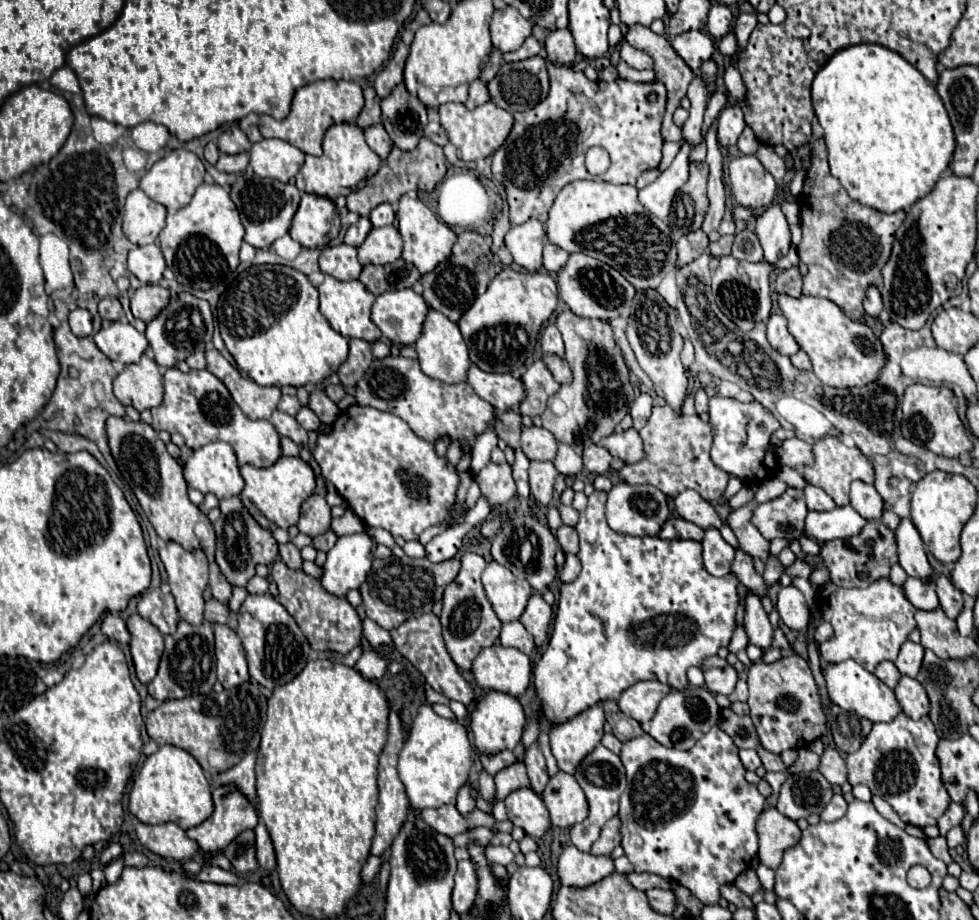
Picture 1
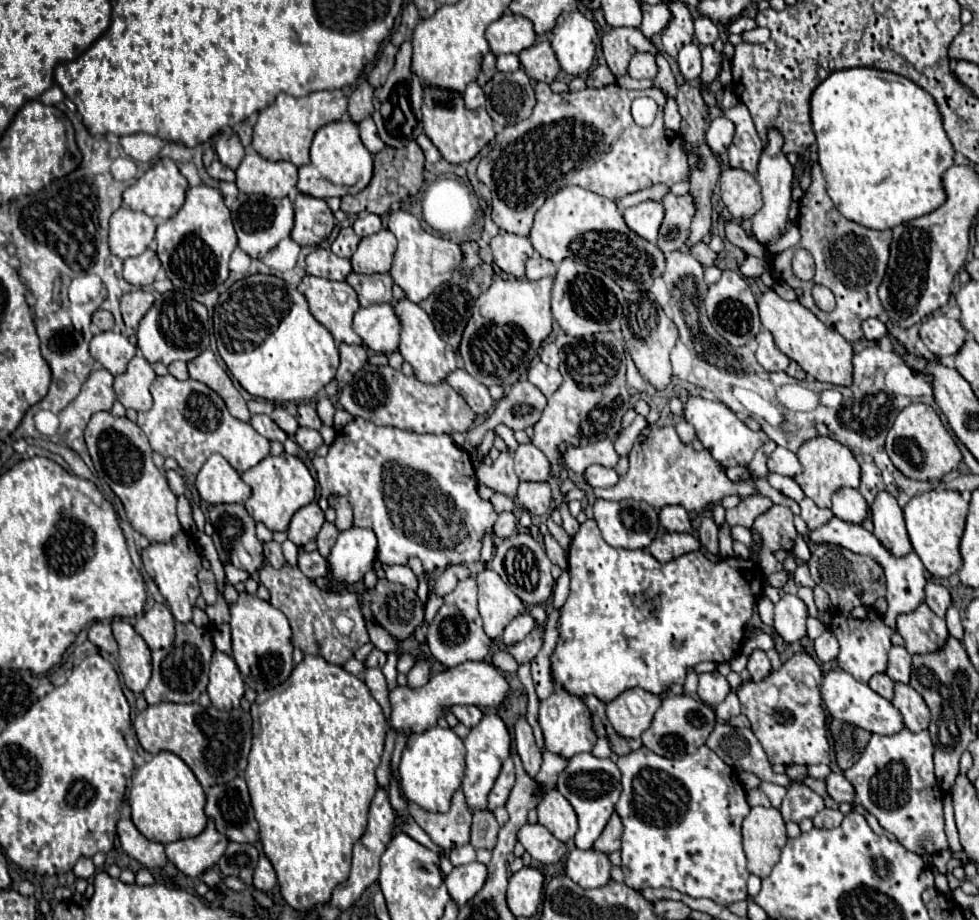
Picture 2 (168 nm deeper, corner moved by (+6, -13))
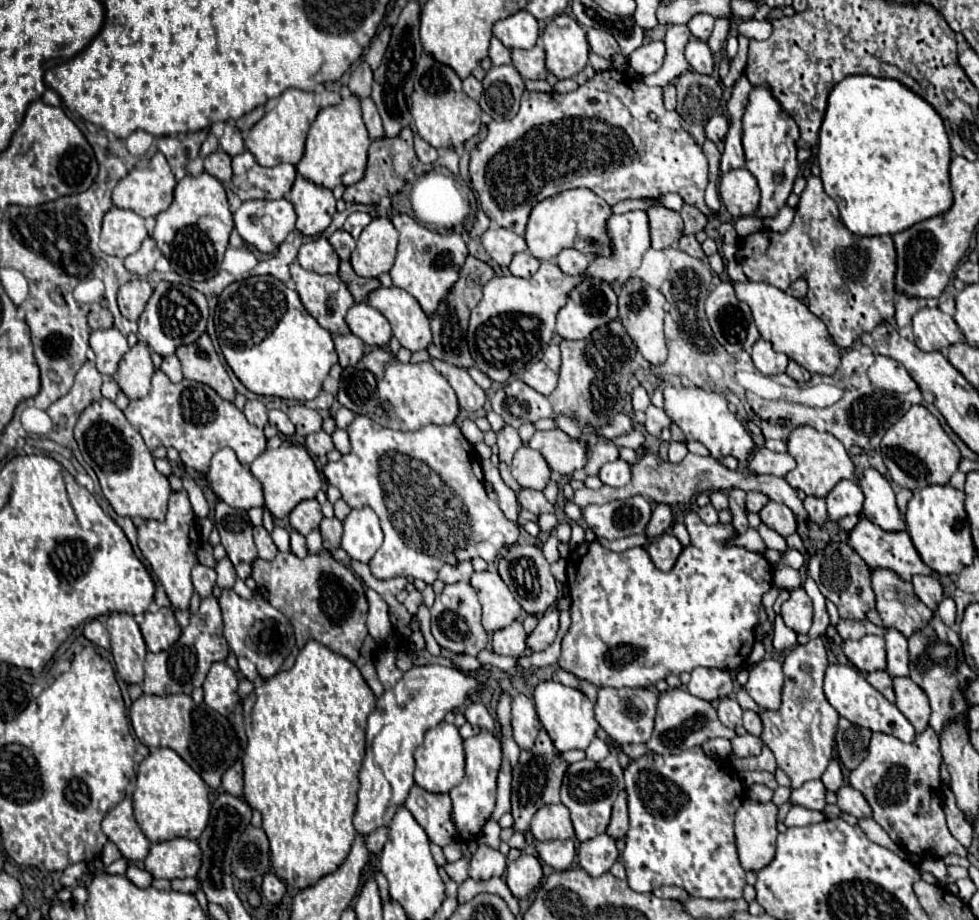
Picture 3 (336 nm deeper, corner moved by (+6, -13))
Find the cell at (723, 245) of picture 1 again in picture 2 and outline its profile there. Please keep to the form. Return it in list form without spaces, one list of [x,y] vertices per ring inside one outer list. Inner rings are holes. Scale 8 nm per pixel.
[[[696,243],[692,249],[690,249],[690,255],[694,257],[694,259],[698,259],[704,267],[710,267],[710,265],[714,265],[716,263],[716,253],[706,245],[706,243]]]

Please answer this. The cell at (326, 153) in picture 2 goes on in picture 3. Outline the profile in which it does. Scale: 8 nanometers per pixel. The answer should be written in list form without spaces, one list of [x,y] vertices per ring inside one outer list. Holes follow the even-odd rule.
[[[350,93],[350,95],[344,95],[340,103],[324,107],[318,113],[314,123],[310,125],[306,151],[304,151],[302,161],[296,165],[296,169],[302,177],[328,189],[334,189],[336,185],[344,183],[346,175],[354,175],[354,183],[358,183],[364,177],[368,145],[370,145],[370,137],[362,121],[360,99]]]

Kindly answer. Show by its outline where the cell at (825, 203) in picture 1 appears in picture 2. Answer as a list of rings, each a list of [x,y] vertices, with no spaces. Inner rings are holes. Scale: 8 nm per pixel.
[[[818,163],[812,165],[812,185],[808,187],[806,195],[800,199],[800,233],[802,233],[802,239],[800,243],[796,245],[798,249],[804,247],[808,251],[812,251],[814,259],[816,259],[816,277],[812,281],[800,281],[794,273],[792,273],[792,255],[796,253],[796,247],[790,247],[786,249],[784,253],[776,255],[774,261],[772,261],[772,273],[776,279],[782,279],[784,283],[788,283],[790,287],[802,287],[804,289],[804,295],[800,297],[800,303],[810,309],[826,327],[830,329],[836,329],[846,341],[856,341],[862,337],[862,329],[860,329],[860,323],[868,317],[878,317],[884,313],[882,305],[880,305],[880,299],[876,295],[876,289],[878,285],[882,283],[882,277],[886,273],[886,265],[888,265],[888,247],[890,247],[890,241],[892,241],[892,231],[886,229],[886,231],[874,231],[874,229],[866,229],[864,225],[854,225],[854,221],[846,221],[846,217],[842,217],[842,213],[838,213],[838,209],[834,207],[834,203],[830,201],[828,193],[826,193],[826,181],[824,181],[824,175],[822,175],[822,169]],[[814,283],[824,283],[836,297],[836,309],[832,313],[824,313],[822,309],[818,309],[818,305],[814,303],[812,295],[810,295],[810,289]]]

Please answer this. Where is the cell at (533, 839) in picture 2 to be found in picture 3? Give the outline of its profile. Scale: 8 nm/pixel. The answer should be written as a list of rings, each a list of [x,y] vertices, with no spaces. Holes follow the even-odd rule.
[[[548,841],[548,843],[538,843],[538,853],[544,863],[548,863],[554,869],[568,869],[574,861],[576,849],[574,841]]]

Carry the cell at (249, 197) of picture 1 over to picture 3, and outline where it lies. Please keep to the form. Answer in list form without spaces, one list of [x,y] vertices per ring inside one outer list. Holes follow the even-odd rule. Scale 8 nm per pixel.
[[[288,199],[244,201],[234,213],[240,237],[262,253],[274,253],[294,229],[296,213]]]

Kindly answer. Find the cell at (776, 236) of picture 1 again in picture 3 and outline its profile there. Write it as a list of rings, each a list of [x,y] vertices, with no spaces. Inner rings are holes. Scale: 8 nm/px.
[[[752,85],[748,93],[748,105],[742,115],[742,147],[746,153],[746,169],[756,177],[762,191],[758,217],[772,217],[786,203],[792,193],[792,183],[798,175],[796,143],[800,129],[796,121],[780,107],[768,85]]]

